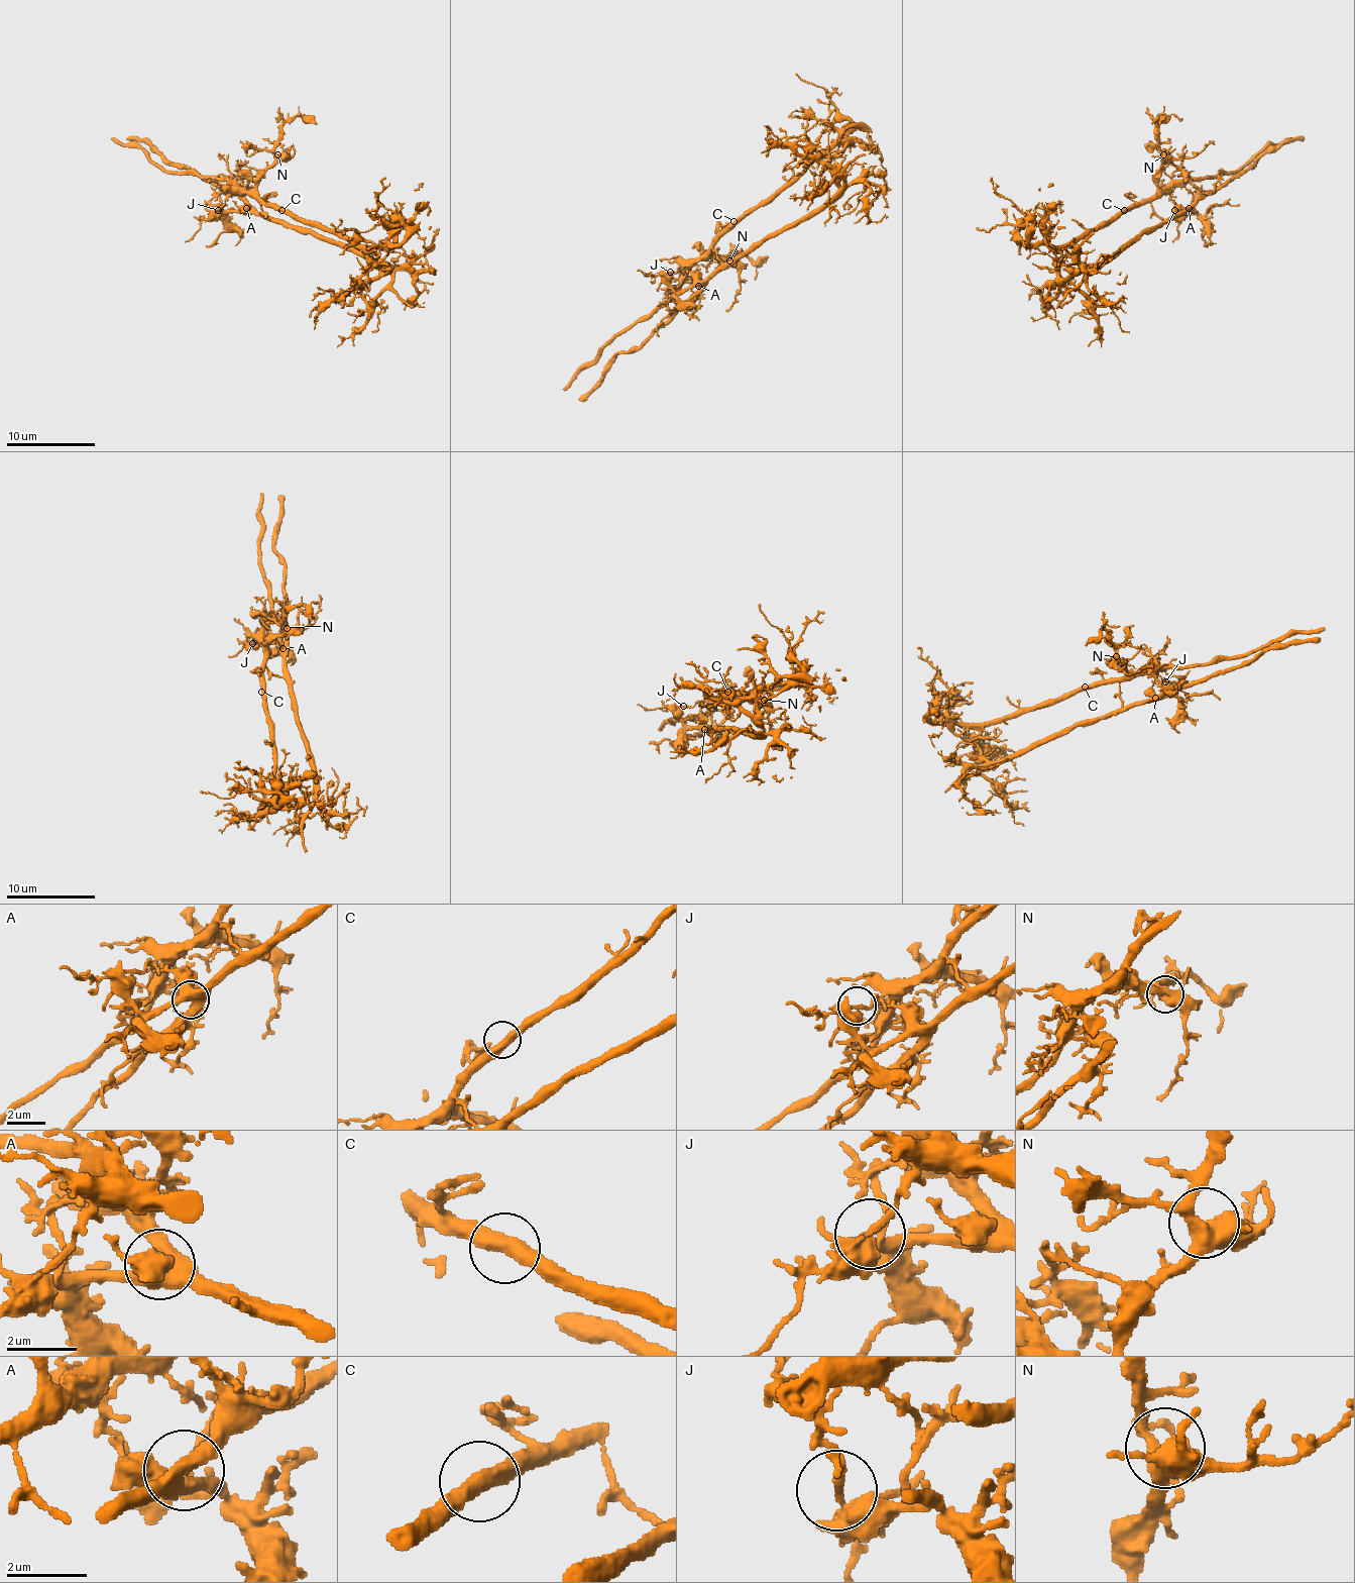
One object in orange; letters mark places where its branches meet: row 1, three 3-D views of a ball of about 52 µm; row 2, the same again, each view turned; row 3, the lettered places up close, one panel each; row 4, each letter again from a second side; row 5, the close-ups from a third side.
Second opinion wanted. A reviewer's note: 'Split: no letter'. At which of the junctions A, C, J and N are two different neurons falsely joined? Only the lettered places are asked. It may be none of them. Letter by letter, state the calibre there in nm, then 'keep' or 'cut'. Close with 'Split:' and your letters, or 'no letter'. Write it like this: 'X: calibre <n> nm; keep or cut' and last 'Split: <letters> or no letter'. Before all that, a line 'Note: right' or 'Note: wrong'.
Note: wrong
A: calibre 480 nm; keep
C: calibre 440 nm; keep
J: calibre 200 nm; cut
N: calibre 480 nm; keep
Split: J

